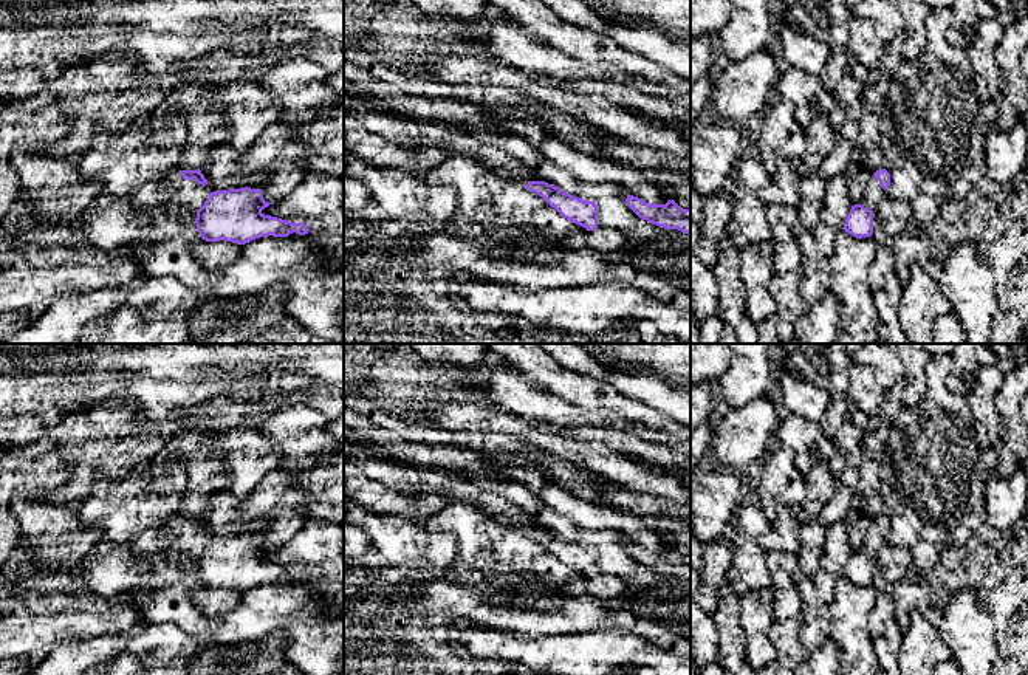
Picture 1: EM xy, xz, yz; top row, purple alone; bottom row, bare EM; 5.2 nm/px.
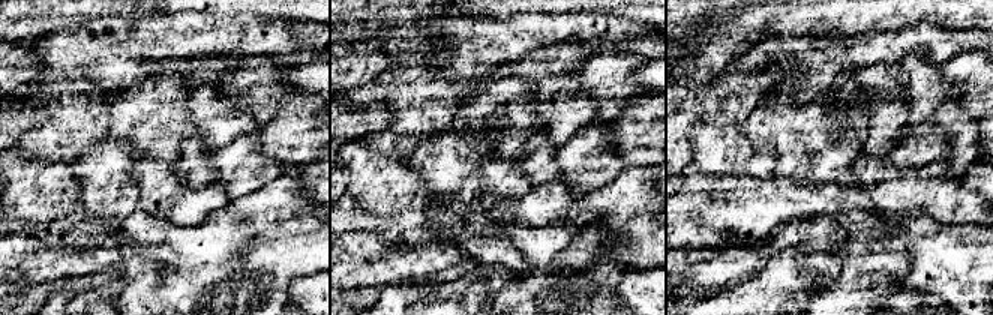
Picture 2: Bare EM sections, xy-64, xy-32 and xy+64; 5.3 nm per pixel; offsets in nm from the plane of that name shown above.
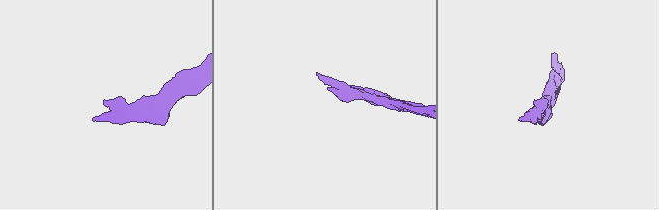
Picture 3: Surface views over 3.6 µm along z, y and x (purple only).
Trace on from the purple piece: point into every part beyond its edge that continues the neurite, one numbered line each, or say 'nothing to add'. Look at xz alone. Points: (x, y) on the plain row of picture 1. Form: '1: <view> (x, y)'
1: xz (514, 524)

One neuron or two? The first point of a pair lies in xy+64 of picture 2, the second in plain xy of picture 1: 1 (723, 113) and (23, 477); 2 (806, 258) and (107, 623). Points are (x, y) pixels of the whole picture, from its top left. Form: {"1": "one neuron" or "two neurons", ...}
{"1": "one neuron", "2": "one neuron"}

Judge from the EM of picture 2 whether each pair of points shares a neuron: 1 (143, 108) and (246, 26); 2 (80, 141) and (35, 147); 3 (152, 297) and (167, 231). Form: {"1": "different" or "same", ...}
{"1": "different", "2": "same", "3": "same"}

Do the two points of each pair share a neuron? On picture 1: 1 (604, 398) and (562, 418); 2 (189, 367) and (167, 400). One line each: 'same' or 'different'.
1: different
2: different

